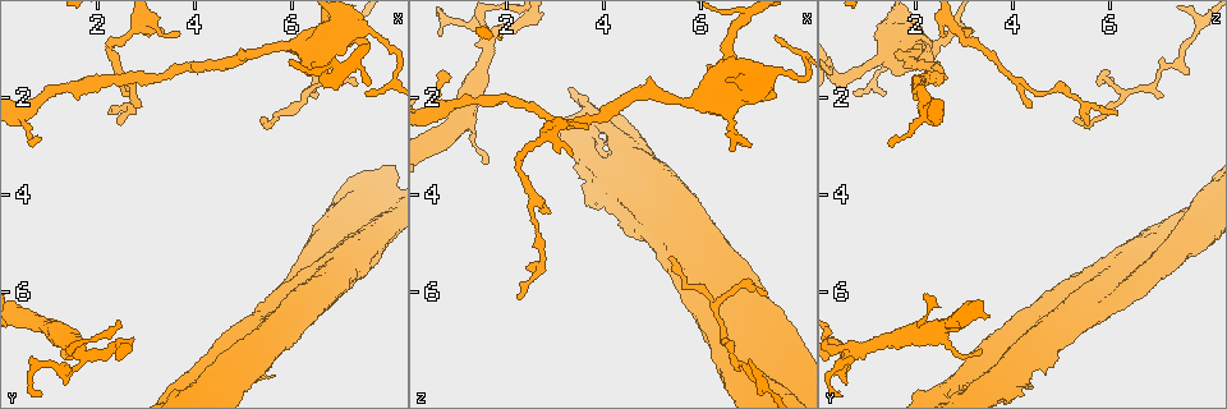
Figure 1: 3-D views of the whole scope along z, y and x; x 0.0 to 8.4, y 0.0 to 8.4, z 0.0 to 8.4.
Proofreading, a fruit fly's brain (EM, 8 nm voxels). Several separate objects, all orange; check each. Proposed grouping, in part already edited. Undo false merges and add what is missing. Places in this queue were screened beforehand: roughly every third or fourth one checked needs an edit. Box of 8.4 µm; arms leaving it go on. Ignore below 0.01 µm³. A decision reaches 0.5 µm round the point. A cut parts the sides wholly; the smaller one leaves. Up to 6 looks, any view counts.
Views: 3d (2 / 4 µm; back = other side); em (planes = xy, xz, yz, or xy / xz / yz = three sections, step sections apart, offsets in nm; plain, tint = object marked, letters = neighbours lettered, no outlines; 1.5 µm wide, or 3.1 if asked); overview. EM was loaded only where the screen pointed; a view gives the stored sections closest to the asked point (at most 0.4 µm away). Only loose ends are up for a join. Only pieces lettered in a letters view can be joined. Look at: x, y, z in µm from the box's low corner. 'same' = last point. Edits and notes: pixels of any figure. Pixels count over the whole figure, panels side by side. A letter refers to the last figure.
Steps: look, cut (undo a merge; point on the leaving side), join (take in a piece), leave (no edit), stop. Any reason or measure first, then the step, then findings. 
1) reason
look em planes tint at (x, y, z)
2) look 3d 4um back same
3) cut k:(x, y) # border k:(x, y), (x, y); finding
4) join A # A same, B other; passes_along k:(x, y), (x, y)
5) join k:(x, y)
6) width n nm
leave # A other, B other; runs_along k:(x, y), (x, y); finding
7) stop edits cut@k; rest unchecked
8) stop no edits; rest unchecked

look 3d 2um at (6.65, 0.70, 2.75)

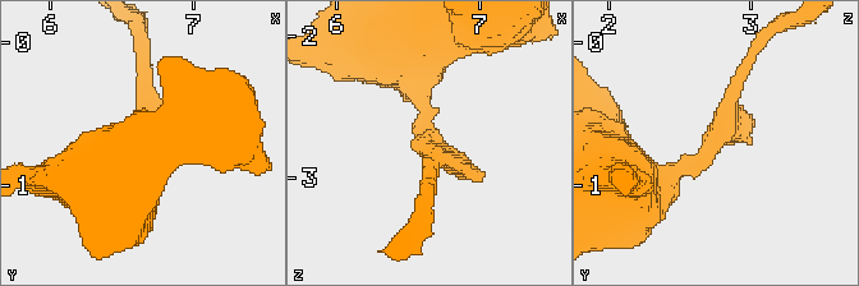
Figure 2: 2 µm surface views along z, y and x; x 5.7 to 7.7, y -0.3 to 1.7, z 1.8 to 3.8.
look em planes plain at (6.66, 0.68, 2.70)

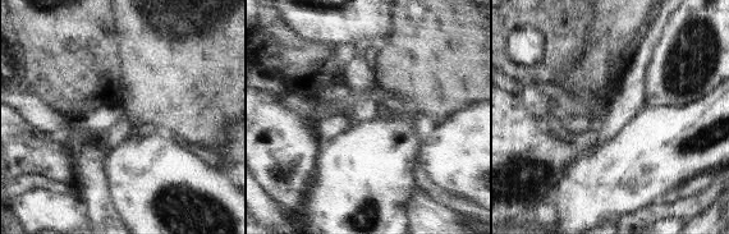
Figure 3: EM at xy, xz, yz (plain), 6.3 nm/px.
look em planes letters same

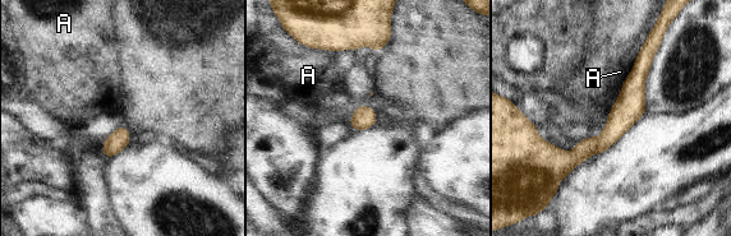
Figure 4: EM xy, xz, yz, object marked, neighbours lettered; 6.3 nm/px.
leave # A other; border 4:(647, 38), (617, 100), (611, 106); one neuron here

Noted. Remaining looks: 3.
free end
look 3d 2um at (3.65, 0.70, 2.60)

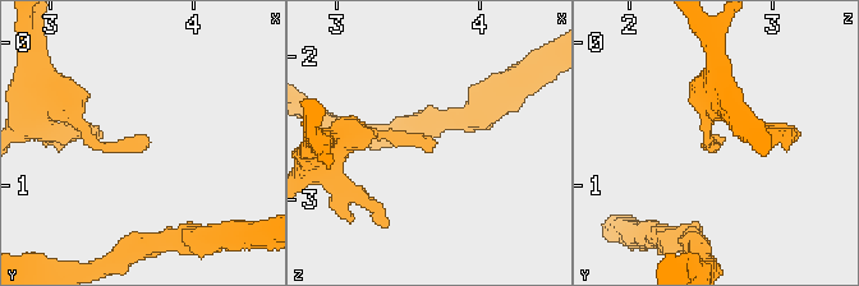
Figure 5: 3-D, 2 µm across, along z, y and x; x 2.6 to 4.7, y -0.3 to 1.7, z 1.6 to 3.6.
now the EM
look em planes letters at (3.66, 0.72, 2.66)

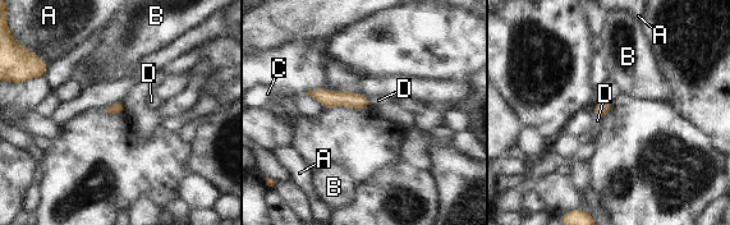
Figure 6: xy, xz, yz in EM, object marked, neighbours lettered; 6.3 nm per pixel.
width 80 nm
leave # A other, B other, C other, D other; runs_along 6:(312, 93), (364, 105); none of them fits

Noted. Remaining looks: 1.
stop no edits; rest unchecked

